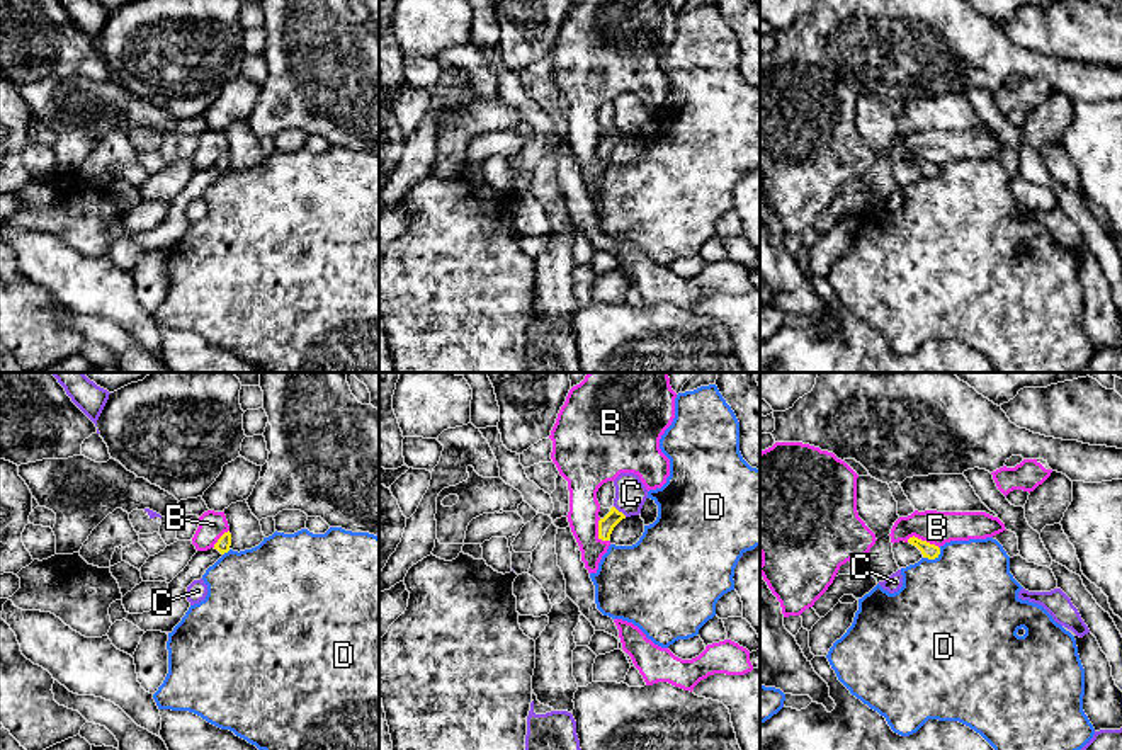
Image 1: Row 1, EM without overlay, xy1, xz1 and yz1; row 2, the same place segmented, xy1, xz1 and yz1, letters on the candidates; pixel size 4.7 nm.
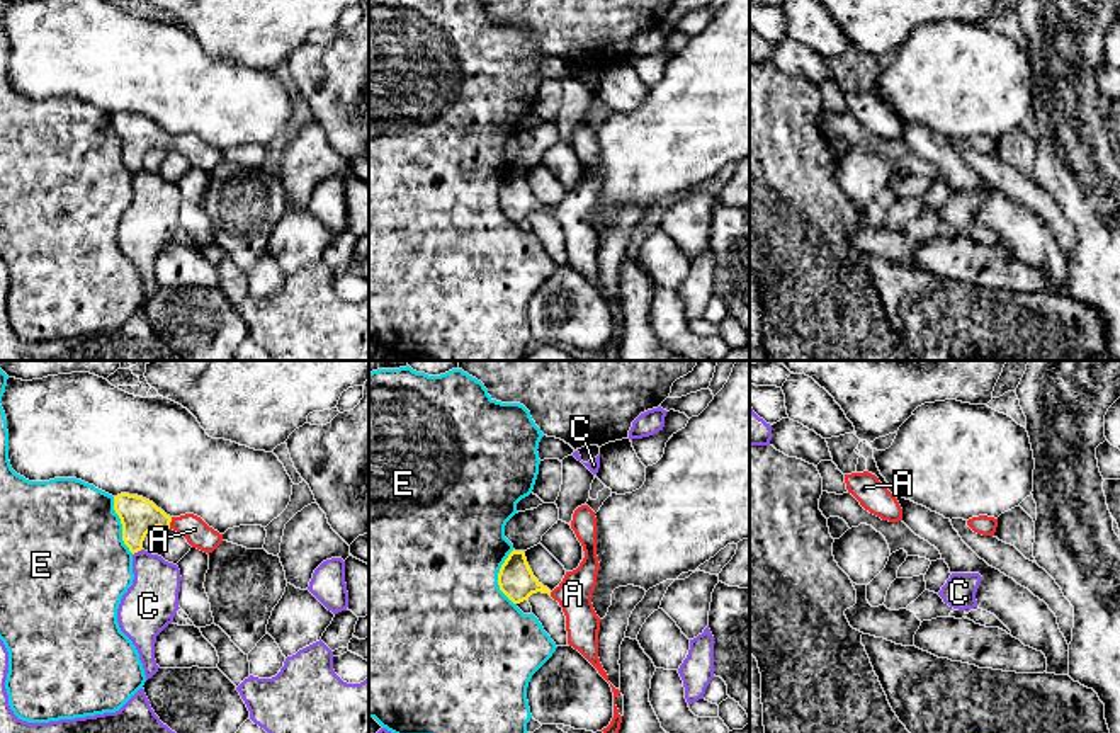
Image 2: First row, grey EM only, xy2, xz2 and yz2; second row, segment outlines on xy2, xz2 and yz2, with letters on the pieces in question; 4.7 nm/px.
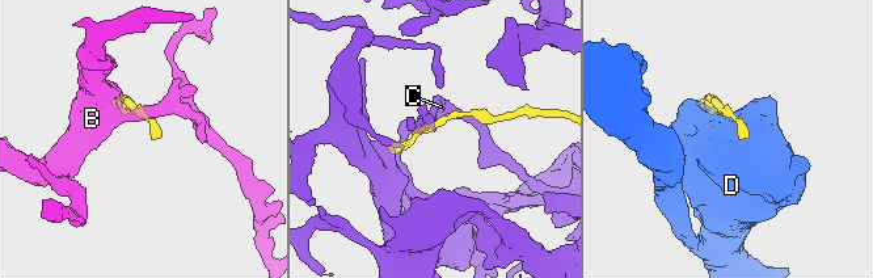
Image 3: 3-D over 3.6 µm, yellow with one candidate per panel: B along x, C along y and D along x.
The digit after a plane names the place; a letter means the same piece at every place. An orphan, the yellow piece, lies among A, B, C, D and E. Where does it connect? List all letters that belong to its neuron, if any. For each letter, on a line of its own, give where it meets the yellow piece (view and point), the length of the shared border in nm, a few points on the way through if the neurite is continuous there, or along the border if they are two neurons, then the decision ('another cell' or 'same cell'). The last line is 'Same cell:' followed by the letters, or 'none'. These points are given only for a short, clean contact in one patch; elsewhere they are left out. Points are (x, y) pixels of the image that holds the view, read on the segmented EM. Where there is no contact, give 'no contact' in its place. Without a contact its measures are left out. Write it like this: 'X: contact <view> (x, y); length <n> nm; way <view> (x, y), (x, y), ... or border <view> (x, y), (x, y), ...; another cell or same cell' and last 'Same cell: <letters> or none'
A: contact xy2 (170, 521); length 60 nm; way xy2 (138, 516), (170, 521), (194, 529); same cell
B: contact yz1 (923, 541); length 170 nm; another cell
C: contact xz1 (621, 512); length 80 nm; another cell
D: contact yz1 (934, 558); length 100 nm; another cell
E: contact xy2 (123, 526); length 280 nm; another cell
Same cell: A

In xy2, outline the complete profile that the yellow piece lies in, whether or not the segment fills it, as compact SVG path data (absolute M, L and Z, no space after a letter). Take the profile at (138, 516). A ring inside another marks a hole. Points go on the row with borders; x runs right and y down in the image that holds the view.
M129 493L114 497L114 510L122 524L122 541L134 554L143 549L143 541L151 529L173 529L182 534L192 548L212 553L221 543L223 534L209 527L201 517L185 514L170 517L153 502Z

